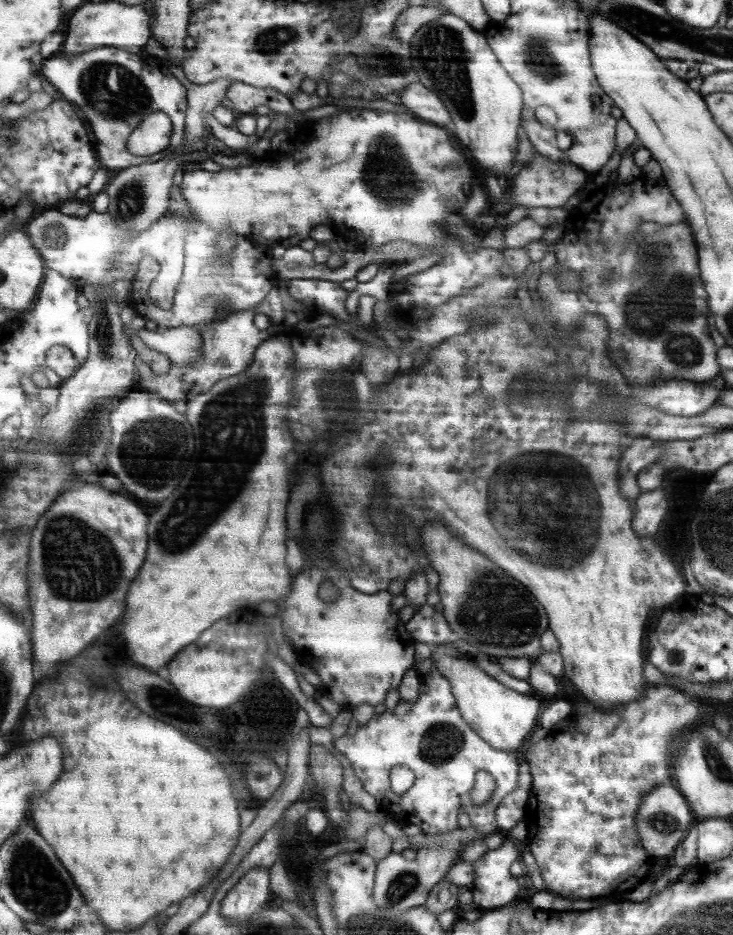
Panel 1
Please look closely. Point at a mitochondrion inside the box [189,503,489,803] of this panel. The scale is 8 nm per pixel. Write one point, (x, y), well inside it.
(441, 741)

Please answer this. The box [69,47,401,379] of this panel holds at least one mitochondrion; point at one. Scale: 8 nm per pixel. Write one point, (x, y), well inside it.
(106, 85)

